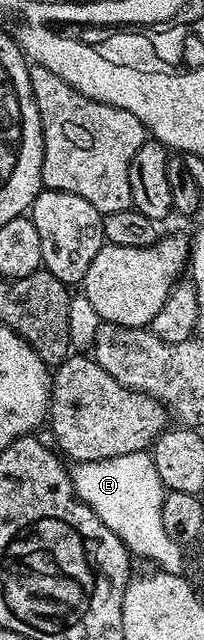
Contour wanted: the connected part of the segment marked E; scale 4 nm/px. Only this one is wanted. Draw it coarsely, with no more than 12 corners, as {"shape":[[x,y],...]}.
{"shape":[[150,451],[80,460],[70,473],[128,552],[182,573],[161,523]]}

